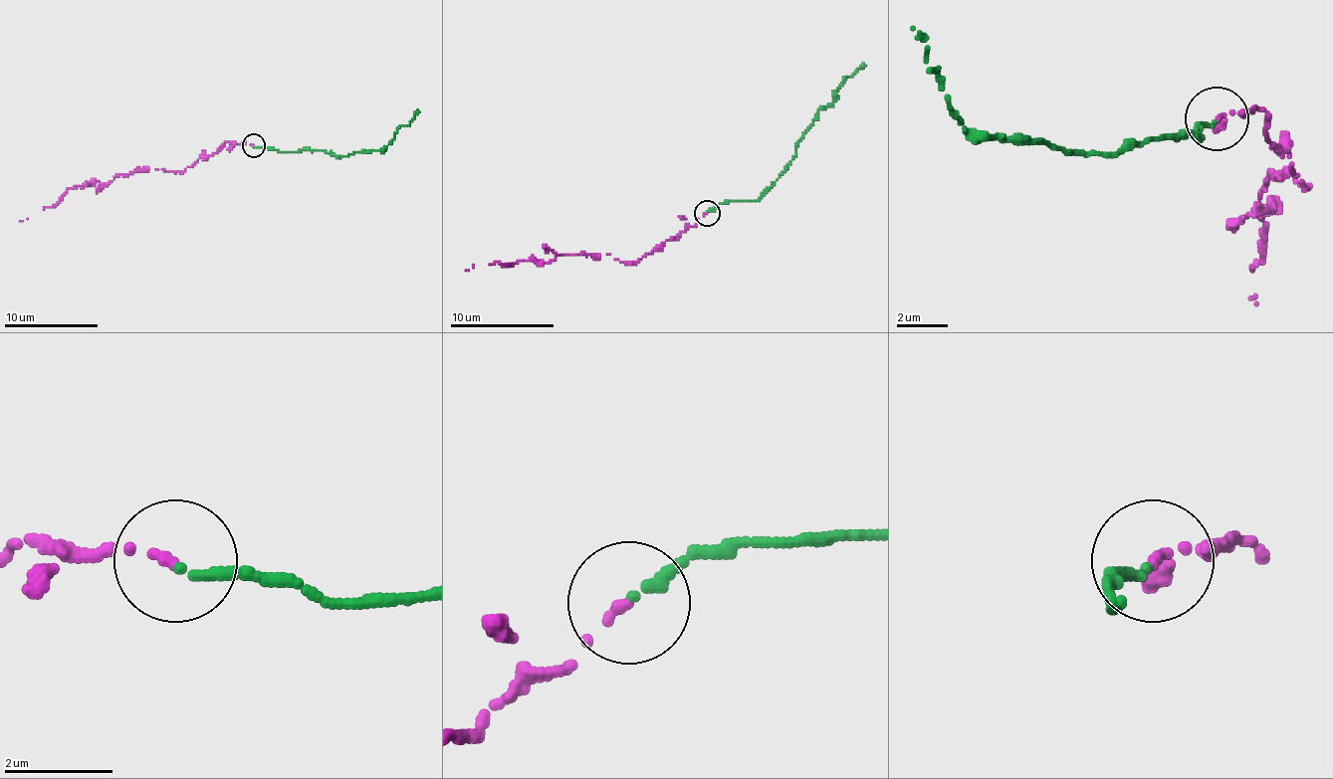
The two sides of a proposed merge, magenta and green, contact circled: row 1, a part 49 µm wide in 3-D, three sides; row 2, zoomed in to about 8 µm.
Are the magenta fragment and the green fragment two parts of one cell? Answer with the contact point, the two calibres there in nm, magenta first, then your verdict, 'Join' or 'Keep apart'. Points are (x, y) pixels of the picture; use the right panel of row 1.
Place: (1217, 118). Thickness 160 nm (magenta) against 200 nm. Join

